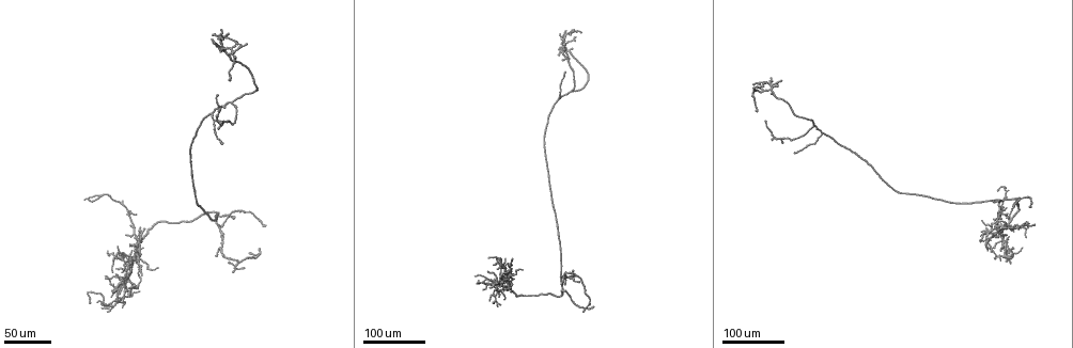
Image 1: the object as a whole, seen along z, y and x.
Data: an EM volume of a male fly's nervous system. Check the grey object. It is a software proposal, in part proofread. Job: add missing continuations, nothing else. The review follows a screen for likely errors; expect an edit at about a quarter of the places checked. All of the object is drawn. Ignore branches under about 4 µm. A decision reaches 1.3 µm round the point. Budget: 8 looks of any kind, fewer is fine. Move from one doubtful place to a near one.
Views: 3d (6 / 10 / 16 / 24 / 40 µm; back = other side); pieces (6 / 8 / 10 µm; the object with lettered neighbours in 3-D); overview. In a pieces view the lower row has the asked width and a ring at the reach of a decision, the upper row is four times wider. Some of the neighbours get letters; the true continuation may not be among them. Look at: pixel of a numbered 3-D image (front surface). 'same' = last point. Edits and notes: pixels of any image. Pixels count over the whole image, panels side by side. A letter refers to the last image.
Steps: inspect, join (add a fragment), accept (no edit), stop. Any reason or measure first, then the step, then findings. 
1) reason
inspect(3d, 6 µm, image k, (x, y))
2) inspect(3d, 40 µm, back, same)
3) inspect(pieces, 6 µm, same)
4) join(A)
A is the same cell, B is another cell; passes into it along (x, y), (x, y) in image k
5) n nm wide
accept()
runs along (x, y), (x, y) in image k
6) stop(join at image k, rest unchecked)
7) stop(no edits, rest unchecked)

free end
inspect(3d, 24 µm, image 1, (1010, 254))

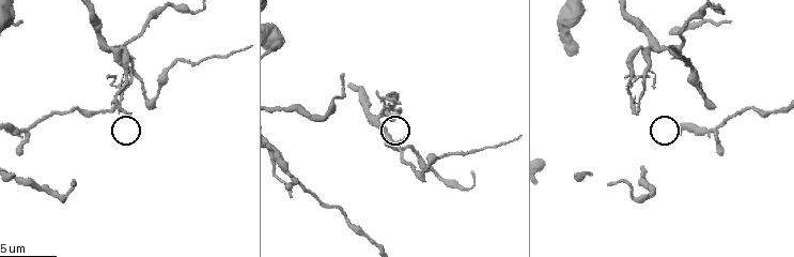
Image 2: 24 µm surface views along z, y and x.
what lies round it
inspect(pieces, 6 µm, image 2, (130, 115))

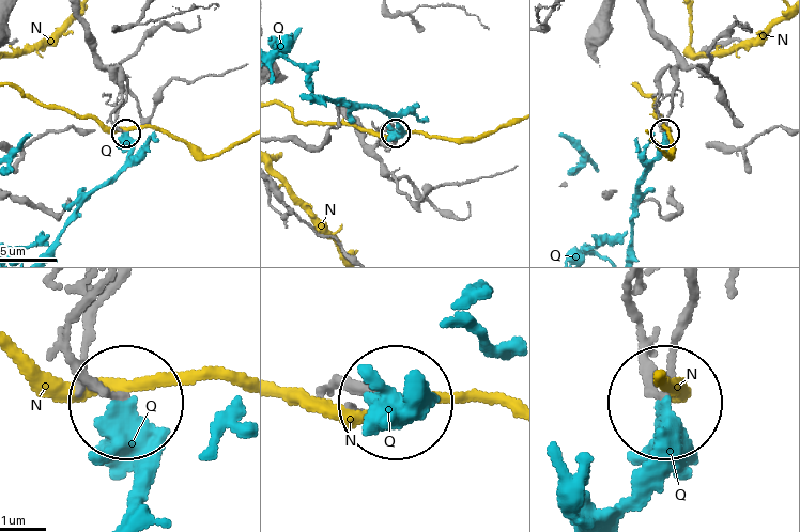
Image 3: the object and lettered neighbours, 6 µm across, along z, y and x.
accept()
N and Q are other cells; runs along (645, 17), (678, 63), (663, 131) in image 3; no lettered fragment goes on from it

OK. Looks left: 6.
end of a long branch
inspect(pieces, 8 µm, image 2, (288, 194))

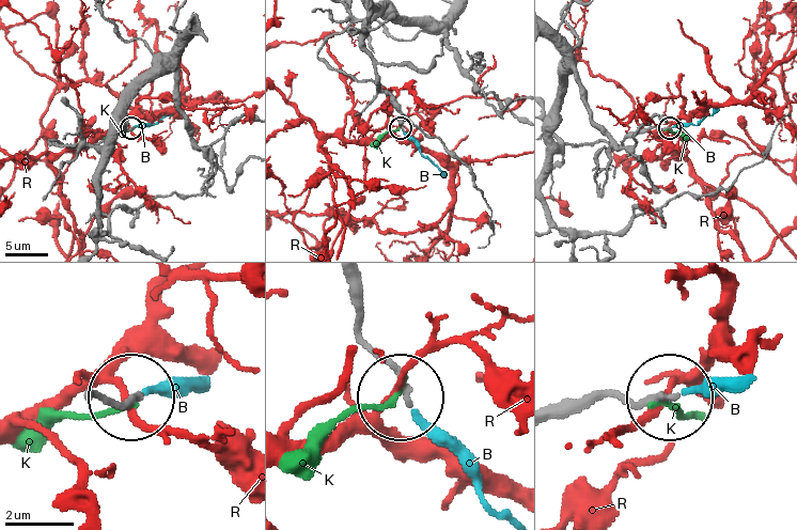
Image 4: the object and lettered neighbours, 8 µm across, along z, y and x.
join(B)
B is the same cell, K and R are other cells; passes into it along (584, 406), (737, 388) in image 4; it goes on there

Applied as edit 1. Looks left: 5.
branch stops here
inspect(3d, 40 µm, image 1, (134, 249))

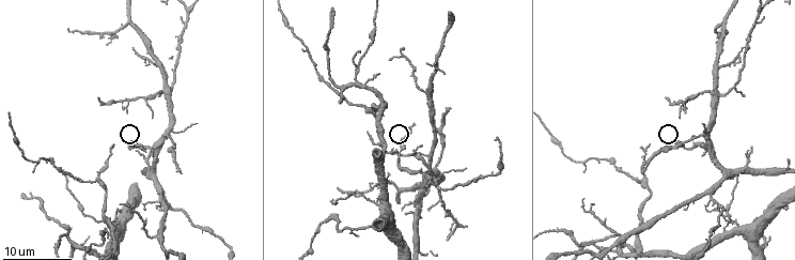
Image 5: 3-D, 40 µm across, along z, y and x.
inspect(pieces, 8 µm, image 5, (412, 126))

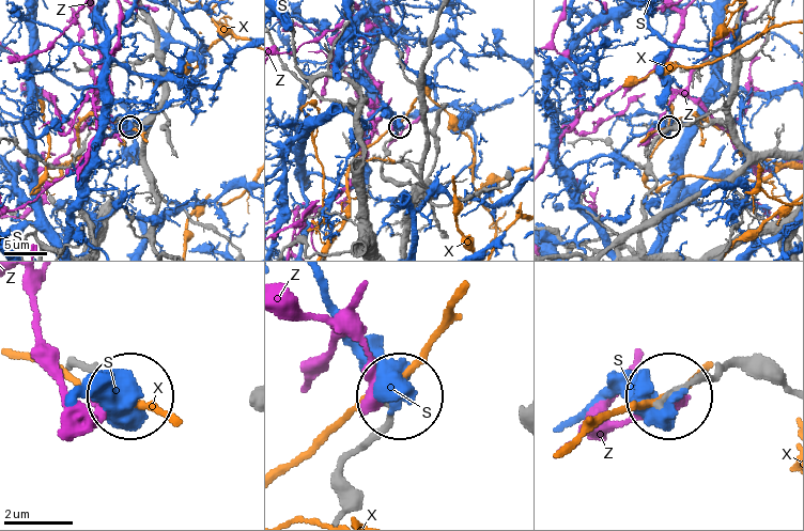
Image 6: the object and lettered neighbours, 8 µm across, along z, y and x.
accept()
S, X and Z are other cells; runs along (784, 385), (714, 368), (674, 391) in image 6; no lettered fragment goes on from it

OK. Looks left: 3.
end of a long branch
inspect(3d, 40 µm, image 1, (987, 250))

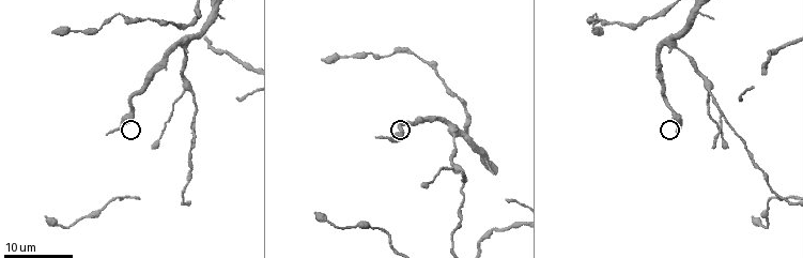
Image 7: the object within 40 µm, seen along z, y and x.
inspect(pieces, 6 µm, image 7, (107, 132))

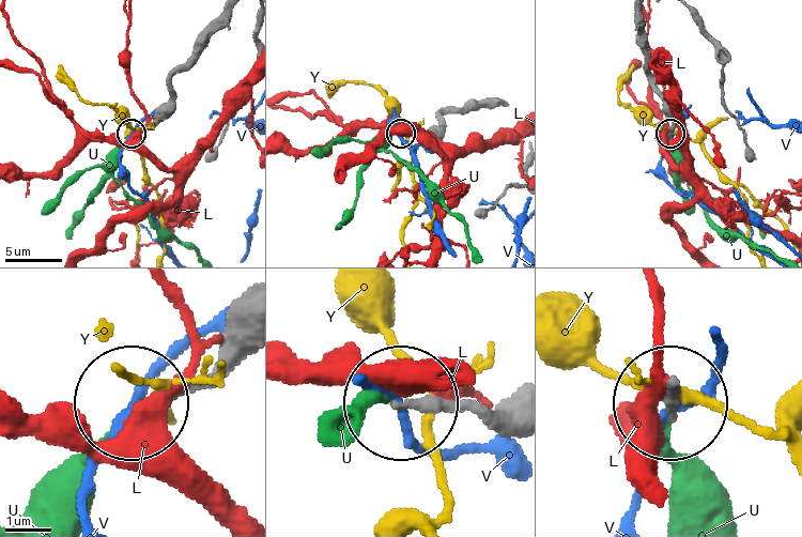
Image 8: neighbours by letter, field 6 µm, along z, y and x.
220 nm wide
join(U)
U is the same cell, L, V and Y are other cells; the cell continues

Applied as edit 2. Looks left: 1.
stop(join at image 4, join at image 8, rest unchecked)

